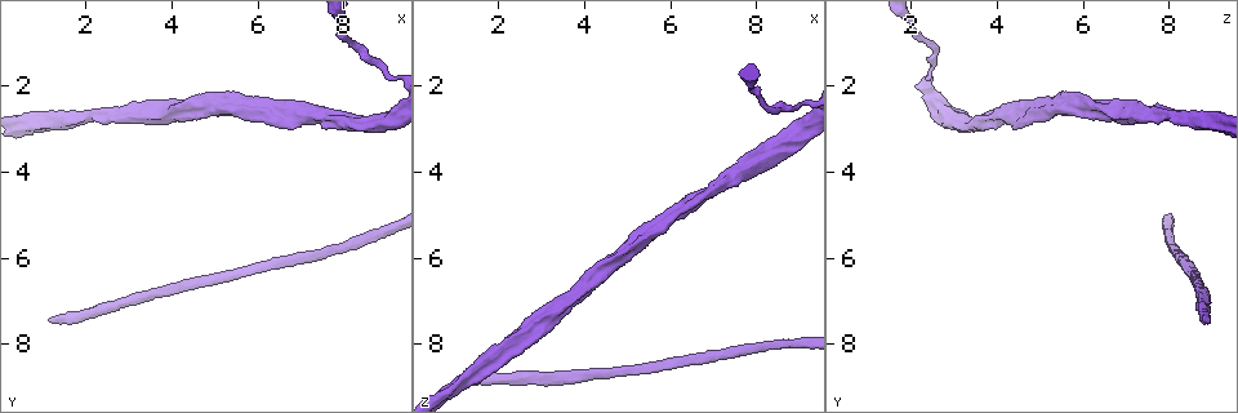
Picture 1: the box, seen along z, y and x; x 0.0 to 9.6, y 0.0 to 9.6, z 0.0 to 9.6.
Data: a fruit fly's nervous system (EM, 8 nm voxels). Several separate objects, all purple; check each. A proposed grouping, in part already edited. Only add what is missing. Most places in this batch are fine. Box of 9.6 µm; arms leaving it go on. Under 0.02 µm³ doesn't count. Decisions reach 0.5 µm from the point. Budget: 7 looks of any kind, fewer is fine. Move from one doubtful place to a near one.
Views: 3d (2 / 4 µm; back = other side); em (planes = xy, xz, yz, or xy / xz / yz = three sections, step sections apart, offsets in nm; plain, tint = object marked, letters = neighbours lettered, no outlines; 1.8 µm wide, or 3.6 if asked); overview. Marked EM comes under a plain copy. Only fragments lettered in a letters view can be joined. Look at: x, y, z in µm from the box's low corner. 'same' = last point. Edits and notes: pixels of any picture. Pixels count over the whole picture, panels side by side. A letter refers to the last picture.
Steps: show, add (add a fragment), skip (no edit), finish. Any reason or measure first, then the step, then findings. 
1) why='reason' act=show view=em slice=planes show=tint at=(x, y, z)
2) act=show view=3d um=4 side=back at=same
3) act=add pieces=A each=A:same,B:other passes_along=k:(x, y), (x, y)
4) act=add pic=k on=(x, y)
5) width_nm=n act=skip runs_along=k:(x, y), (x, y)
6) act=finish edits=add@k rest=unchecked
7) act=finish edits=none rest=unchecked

why='sudden change in width' act=show view=em slice=xz step=8 show=tint at=(7.85, 0.65, 2.05)

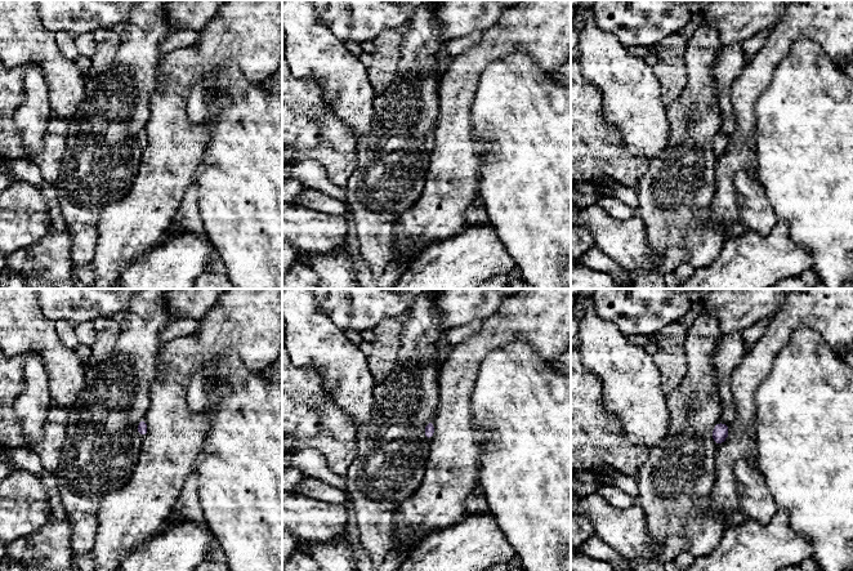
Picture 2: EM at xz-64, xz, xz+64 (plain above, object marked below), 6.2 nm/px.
act=show view=em slice=planes show=letters at=same

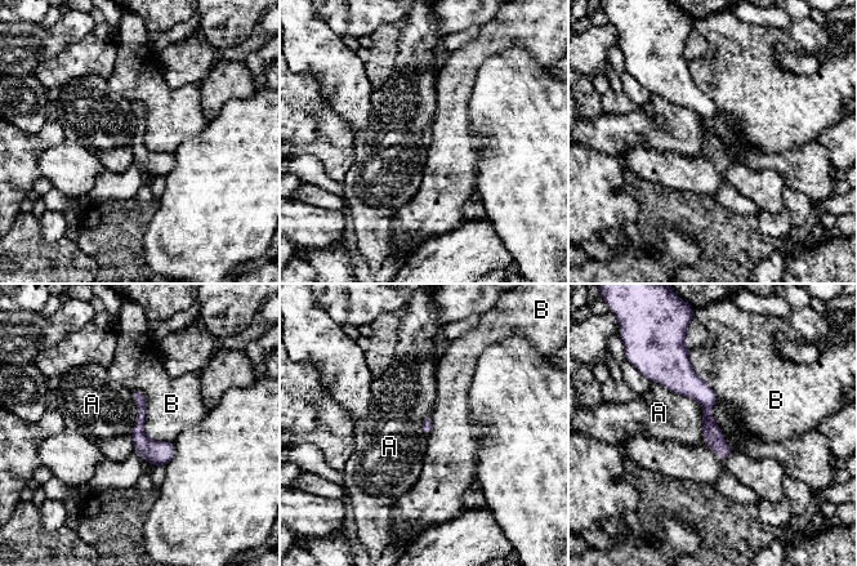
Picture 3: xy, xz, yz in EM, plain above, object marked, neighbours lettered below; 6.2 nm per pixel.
act=skip each=A:other,B:other border=3:(651, 380), (701, 408), (705, 444) found='no lettered fragment goes on from it'

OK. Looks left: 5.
why='sudden change in width' act=show view=em slice=yz step=4 show=letters at=(9.15, 1.80, 2.40)

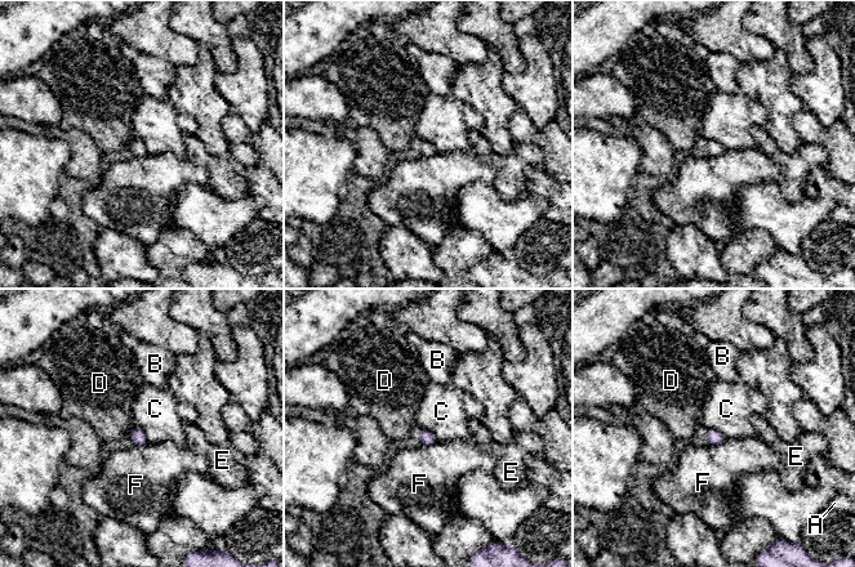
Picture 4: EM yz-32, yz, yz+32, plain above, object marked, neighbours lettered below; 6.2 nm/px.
width_nm=90 act=skip each=A:other,B:other,C:other,D:other,E:other,F:other found='none of them fits'

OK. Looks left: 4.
why='long arm stops here' act=show view=3d um=2 at=(1.20, 7.50, 8.95)

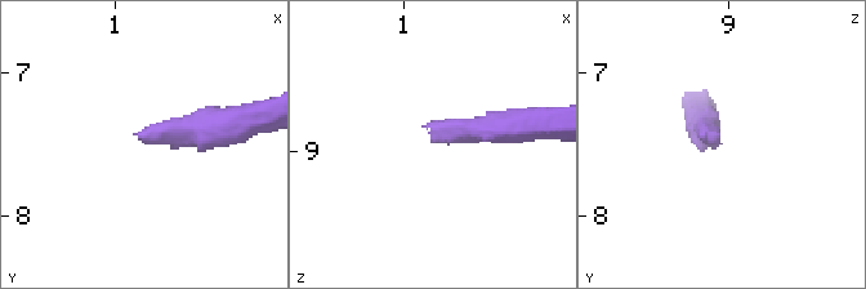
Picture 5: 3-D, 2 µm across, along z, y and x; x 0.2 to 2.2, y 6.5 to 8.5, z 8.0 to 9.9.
why='now the EM' act=show view=em slice=xy step=8 show=letters at=(1.20, 7.44, 8.92)

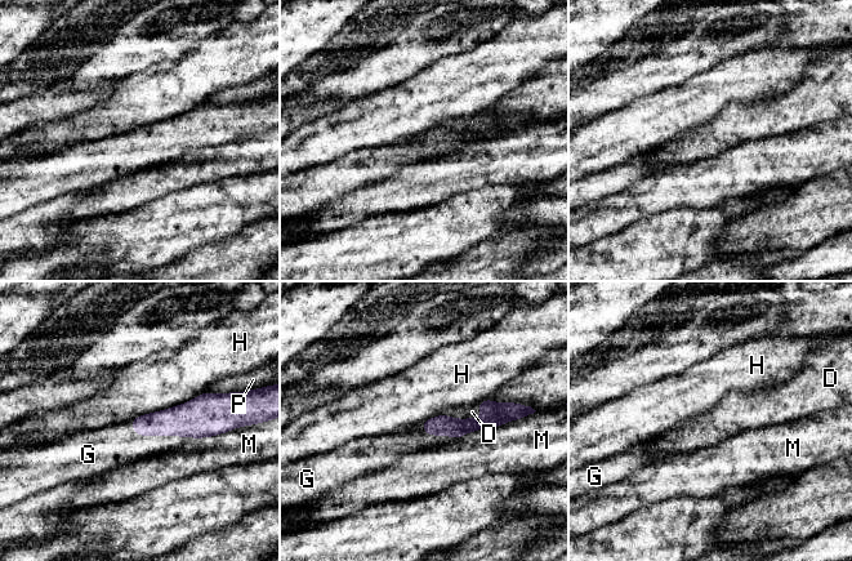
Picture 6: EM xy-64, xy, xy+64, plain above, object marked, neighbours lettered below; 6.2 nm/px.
width_nm=130 act=add pic=6 on=(120, 445) each=D:other,G:same,H:other,M:other,P:other passes_along=6:(195, 418), (159, 435), (120, 445) found='it goes on there'

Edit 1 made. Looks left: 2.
act=finish edits=add@6 rest=unchecked

